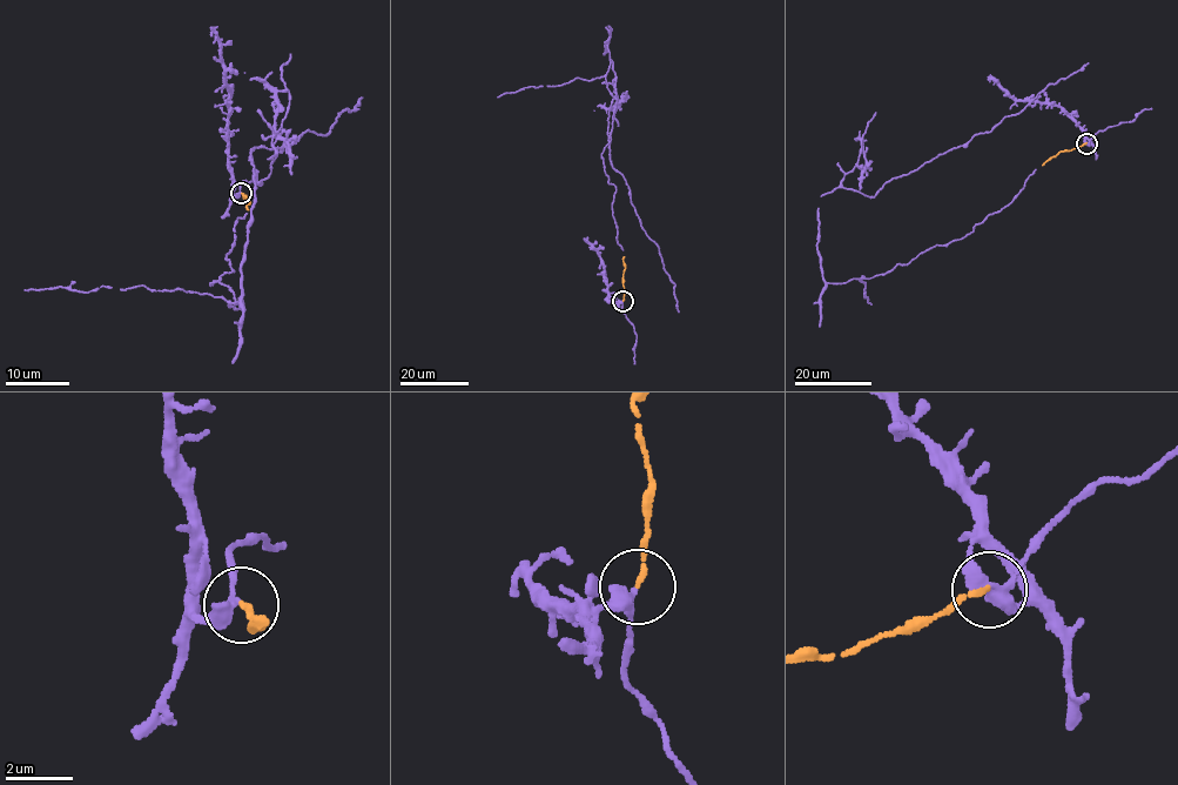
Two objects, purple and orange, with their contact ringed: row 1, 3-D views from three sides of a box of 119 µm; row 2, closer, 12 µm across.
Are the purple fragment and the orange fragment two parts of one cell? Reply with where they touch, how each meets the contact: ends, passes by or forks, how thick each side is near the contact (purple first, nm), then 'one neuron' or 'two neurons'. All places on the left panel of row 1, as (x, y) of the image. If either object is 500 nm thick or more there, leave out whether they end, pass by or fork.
(241, 193) | purple passes by | orange ends | 280/140 nm | one neuron

